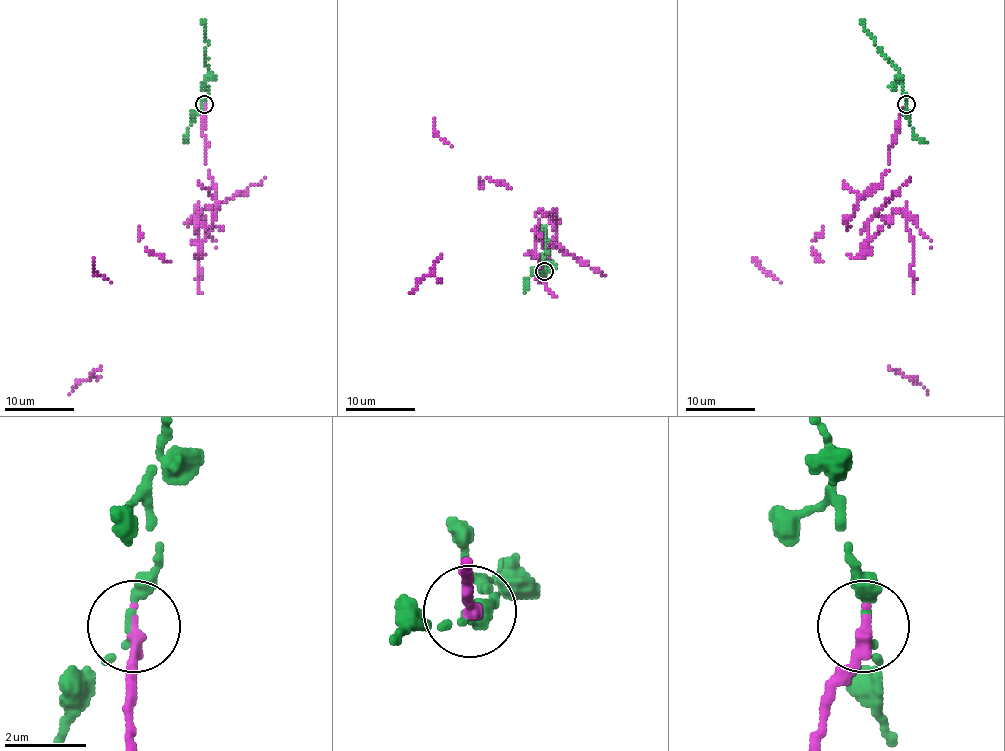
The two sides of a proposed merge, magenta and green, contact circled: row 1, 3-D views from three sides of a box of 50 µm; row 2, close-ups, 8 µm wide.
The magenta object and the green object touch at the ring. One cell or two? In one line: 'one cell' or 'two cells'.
two cells

